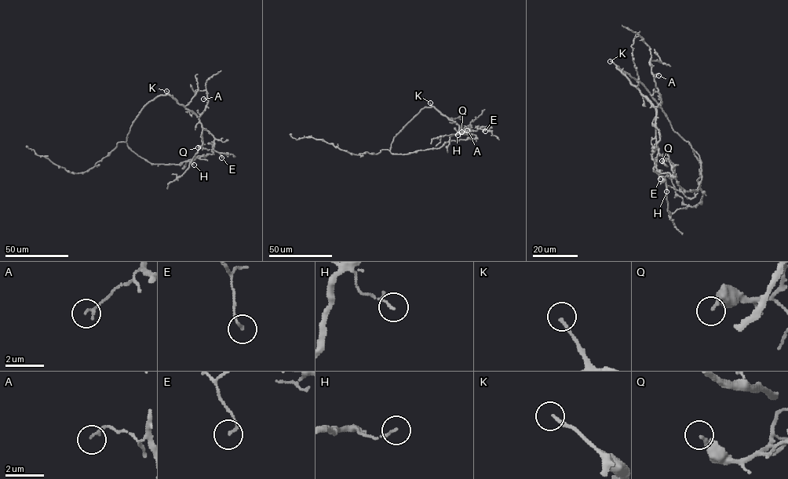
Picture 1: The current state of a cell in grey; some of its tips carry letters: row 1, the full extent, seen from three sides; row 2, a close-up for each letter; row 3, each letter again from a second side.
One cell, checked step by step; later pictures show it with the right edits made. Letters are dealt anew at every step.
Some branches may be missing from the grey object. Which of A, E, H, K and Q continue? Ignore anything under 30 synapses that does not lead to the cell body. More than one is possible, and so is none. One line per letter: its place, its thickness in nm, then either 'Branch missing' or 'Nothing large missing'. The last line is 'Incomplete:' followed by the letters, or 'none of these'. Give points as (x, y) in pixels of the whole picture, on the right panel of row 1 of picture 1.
A: Place: (658, 75). Thickness 150 nm. Nothing large missing
E: Place: (660, 179). Thickness 130 nm. Nothing large missing
H: Place: (666, 191). Thickness 130 nm. Nothing large missing
K: Place: (610, 61). Thickness 170 nm. Branch missing
Q: Place: (662, 161). Thickness 220 nm. Nothing large missing
Incomplete: K

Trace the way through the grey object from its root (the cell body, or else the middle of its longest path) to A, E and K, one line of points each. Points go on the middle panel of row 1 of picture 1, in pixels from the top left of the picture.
A: (405, 126), (421, 109), (433, 107), (465, 132), (472, 127), (467, 130)
E: (405, 126), (421, 109), (433, 107), (462, 128), (476, 131), (478, 126), (477, 128), (485, 131)
K: (405, 126), (421, 109), (430, 107), (430, 103)

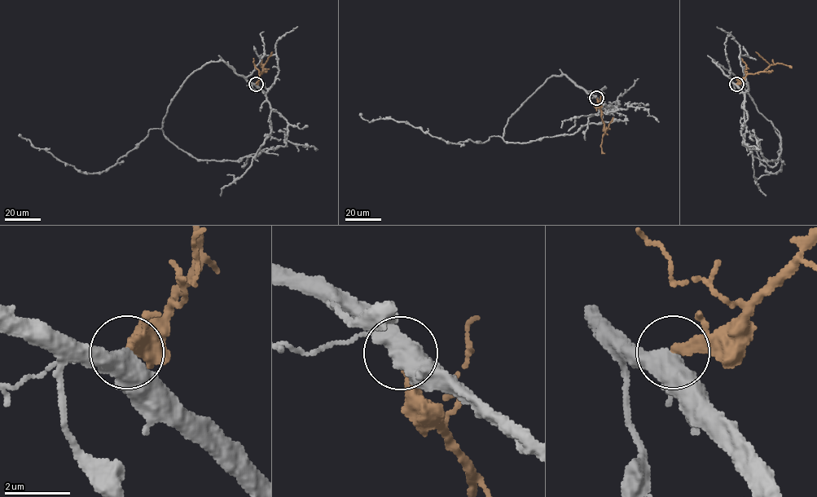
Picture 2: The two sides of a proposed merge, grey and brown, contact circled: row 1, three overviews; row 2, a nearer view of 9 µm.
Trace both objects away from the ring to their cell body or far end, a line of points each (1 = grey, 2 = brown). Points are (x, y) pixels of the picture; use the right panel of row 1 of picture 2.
1: (736, 83), (713, 60), (740, 81), (775, 128), (781, 141), (778, 173), (760, 162), (760, 139), (751, 134)
2: (736, 83), (748, 73), (763, 71), (770, 65), (782, 63), (792, 68)

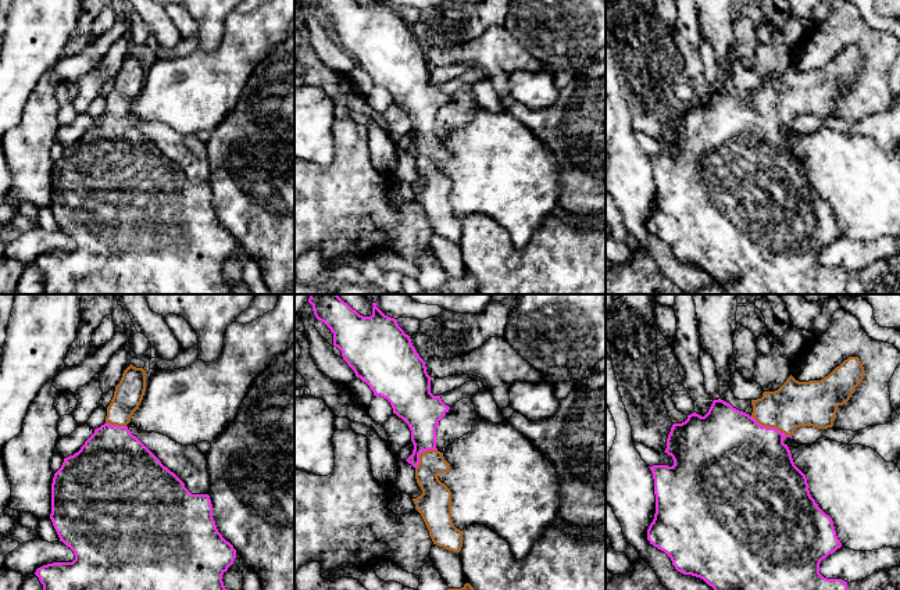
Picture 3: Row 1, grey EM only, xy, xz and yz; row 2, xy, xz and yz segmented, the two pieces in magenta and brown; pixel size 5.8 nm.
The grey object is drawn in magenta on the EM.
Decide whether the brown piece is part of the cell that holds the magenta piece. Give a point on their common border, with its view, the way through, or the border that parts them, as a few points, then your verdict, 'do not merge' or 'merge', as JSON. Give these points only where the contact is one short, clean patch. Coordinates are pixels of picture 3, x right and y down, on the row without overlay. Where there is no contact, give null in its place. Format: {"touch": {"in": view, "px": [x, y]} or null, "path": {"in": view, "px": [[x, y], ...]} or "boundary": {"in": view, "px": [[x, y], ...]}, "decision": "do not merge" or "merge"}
{"touch": {"in": "yz", "px": [771, 117]}, "path": {"in": "yz", "px": [[747, 153], [771, 117], [795, 93]]}, "decision": "merge"}

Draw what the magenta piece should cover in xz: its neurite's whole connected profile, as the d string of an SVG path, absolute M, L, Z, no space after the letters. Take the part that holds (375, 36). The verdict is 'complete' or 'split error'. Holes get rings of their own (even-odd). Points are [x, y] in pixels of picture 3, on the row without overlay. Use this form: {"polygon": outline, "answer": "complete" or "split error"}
{"polygon": "M314 0L314 4L331 18L333 35L342 40L343 49L356 65L369 75L374 85L386 87L393 103L408 114L414 139L406 150L415 157L415 168L422 179L421 185L412 187L415 199L421 203L433 233L460 242L462 219L457 218L451 208L451 180L438 167L451 157L443 142L436 137L438 112L450 96L440 85L431 82L431 65L425 50L417 42L410 25L399 15L397 8L382 0L372 0L371 6L362 6L357 0Z", "answer": "split error"}

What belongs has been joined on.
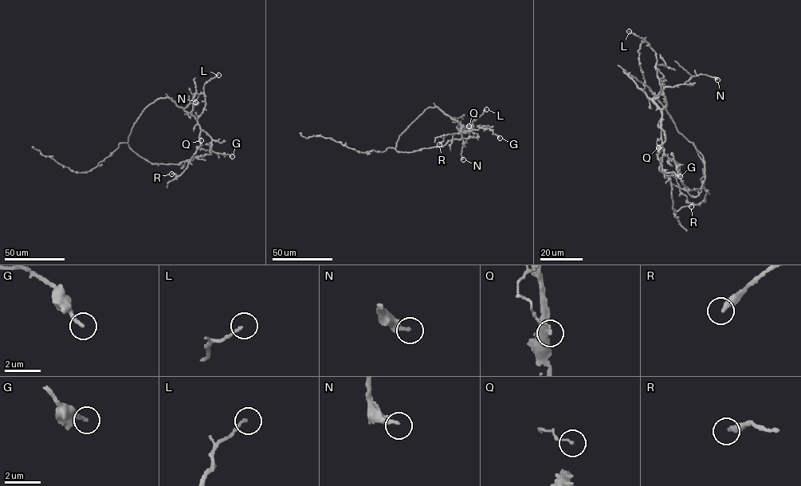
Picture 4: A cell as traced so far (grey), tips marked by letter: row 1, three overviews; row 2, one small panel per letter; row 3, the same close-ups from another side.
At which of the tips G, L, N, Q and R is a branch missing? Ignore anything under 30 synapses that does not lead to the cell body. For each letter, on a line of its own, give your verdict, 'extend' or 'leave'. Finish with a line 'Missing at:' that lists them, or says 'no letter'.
G: leave
L: leave
N: leave
Q: leave
R: leave
Missing at: no letter

